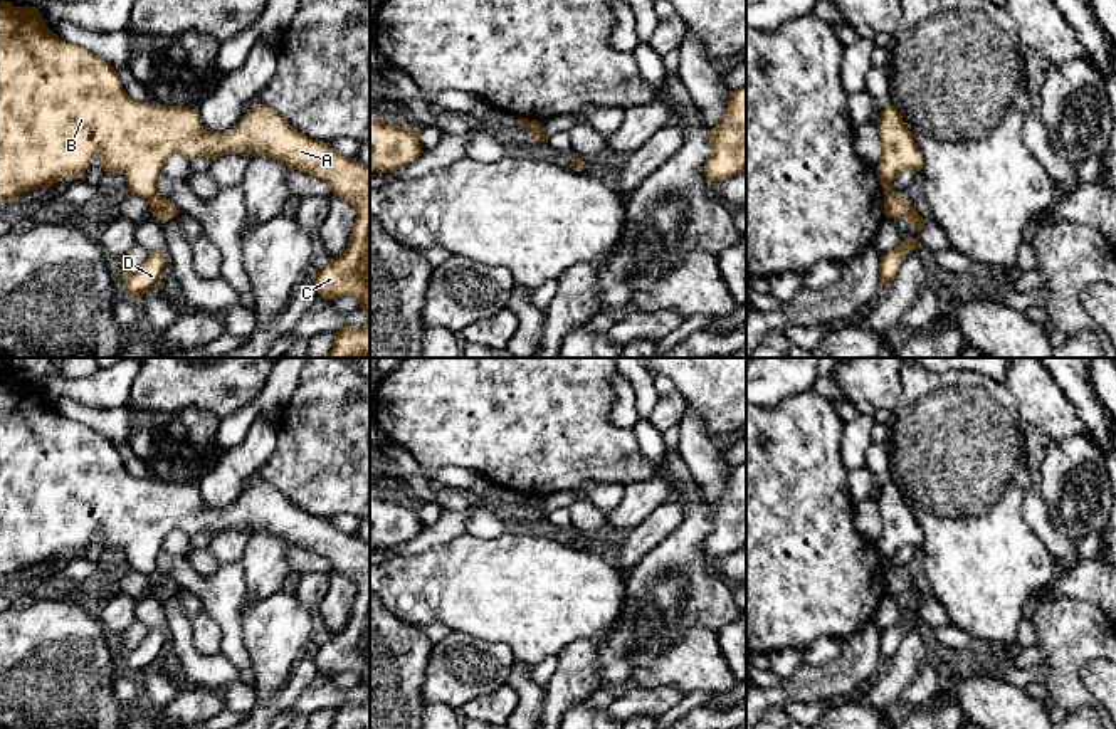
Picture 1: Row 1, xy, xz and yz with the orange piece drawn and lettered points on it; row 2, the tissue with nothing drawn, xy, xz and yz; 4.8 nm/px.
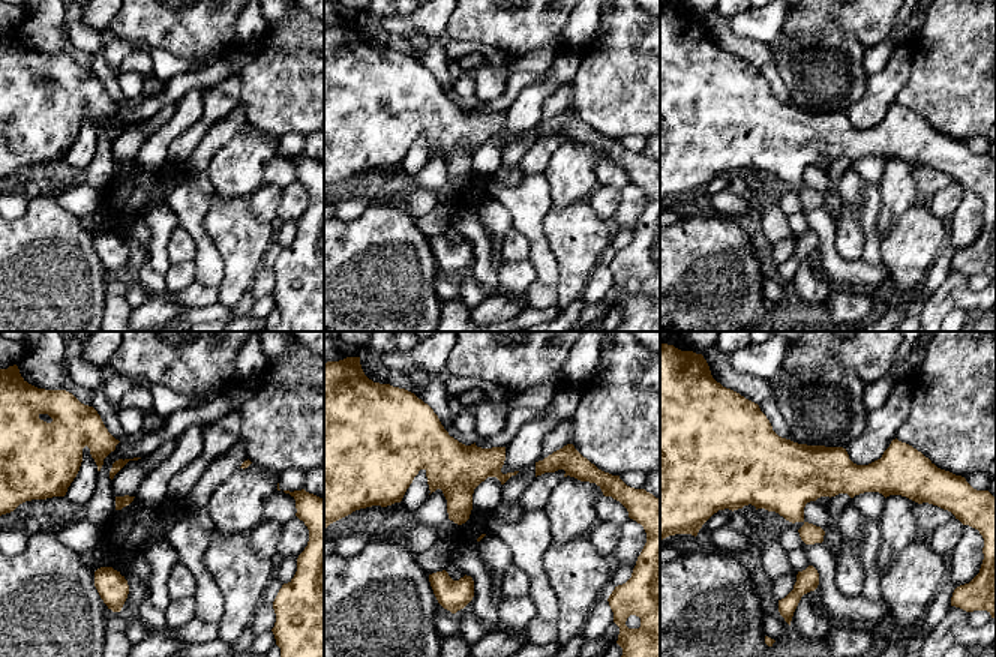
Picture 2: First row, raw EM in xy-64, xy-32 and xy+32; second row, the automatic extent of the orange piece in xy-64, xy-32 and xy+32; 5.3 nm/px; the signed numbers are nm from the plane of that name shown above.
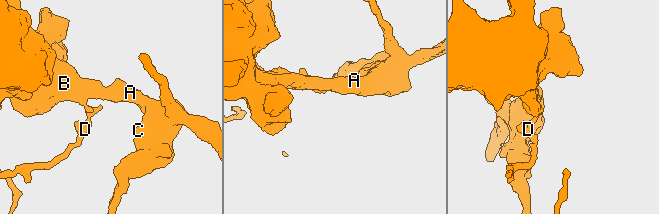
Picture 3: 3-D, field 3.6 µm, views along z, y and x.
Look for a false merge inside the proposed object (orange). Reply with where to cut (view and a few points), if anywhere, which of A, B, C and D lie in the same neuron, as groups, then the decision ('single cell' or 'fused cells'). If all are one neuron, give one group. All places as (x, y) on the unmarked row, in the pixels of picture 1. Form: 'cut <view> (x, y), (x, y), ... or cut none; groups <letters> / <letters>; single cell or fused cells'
cut xy (157, 570), (148, 576); groups A B C / D; fused cells

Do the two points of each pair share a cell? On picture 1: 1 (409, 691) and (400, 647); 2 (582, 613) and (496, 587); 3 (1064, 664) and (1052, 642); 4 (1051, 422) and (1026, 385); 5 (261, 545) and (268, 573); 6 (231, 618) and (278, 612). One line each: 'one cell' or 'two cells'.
1: one cell
2: one cell
3: one cell
4: one cell
5: one cell
6: two cells

